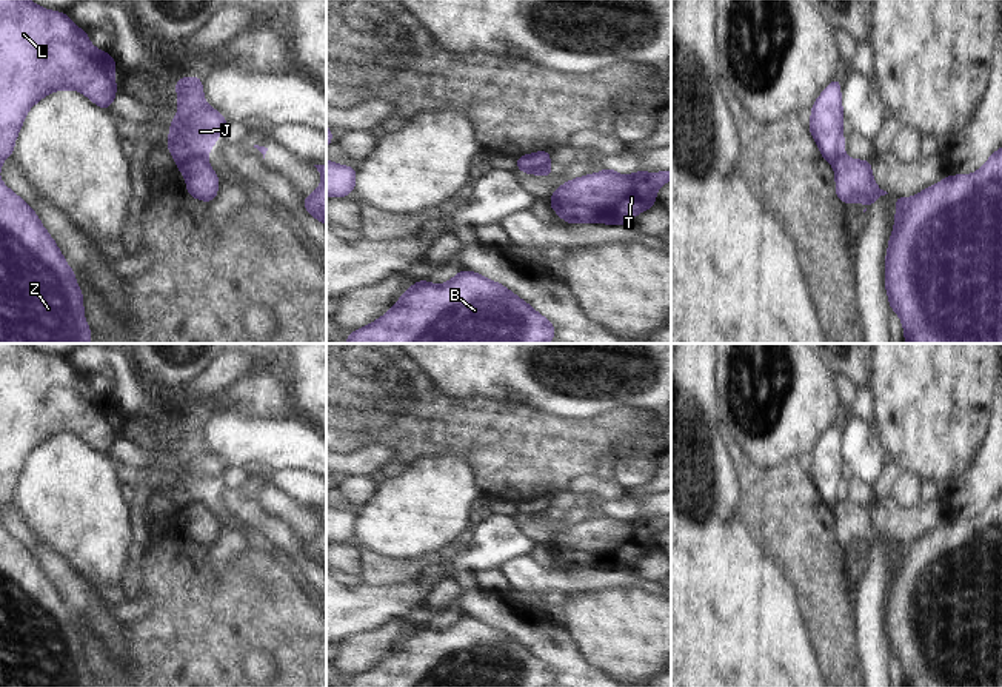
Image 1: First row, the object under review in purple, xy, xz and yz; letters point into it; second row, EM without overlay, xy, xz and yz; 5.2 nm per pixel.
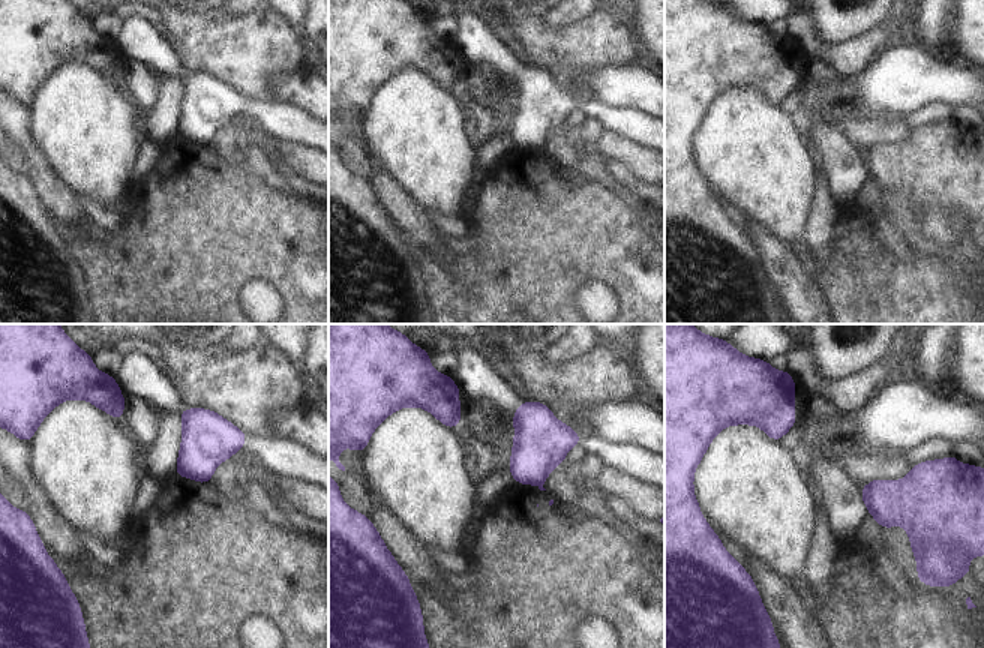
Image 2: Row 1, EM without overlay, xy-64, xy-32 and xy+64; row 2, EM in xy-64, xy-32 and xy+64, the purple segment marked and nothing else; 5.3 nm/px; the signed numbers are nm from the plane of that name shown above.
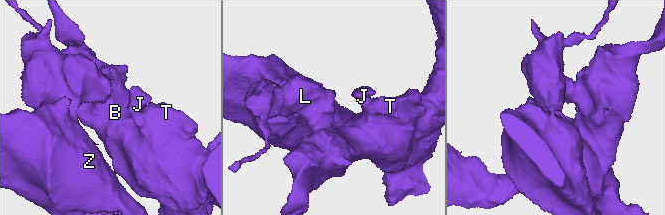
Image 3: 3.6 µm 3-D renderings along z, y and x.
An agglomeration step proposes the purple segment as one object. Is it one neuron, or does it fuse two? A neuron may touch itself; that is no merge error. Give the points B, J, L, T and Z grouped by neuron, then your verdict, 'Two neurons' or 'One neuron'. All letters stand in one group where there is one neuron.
Groups: B L T Z / J. Two neurons.

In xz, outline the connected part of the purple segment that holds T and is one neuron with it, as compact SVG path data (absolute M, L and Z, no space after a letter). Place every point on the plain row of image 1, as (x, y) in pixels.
M610 511L602 518L582 521L579 524L565 527L554 536L549 544L551 553L568 568L599 567L628 570L640 556L650 555L656 545L656 536L671 525L671 516L665 518L640 518L631 521L619 521Z

